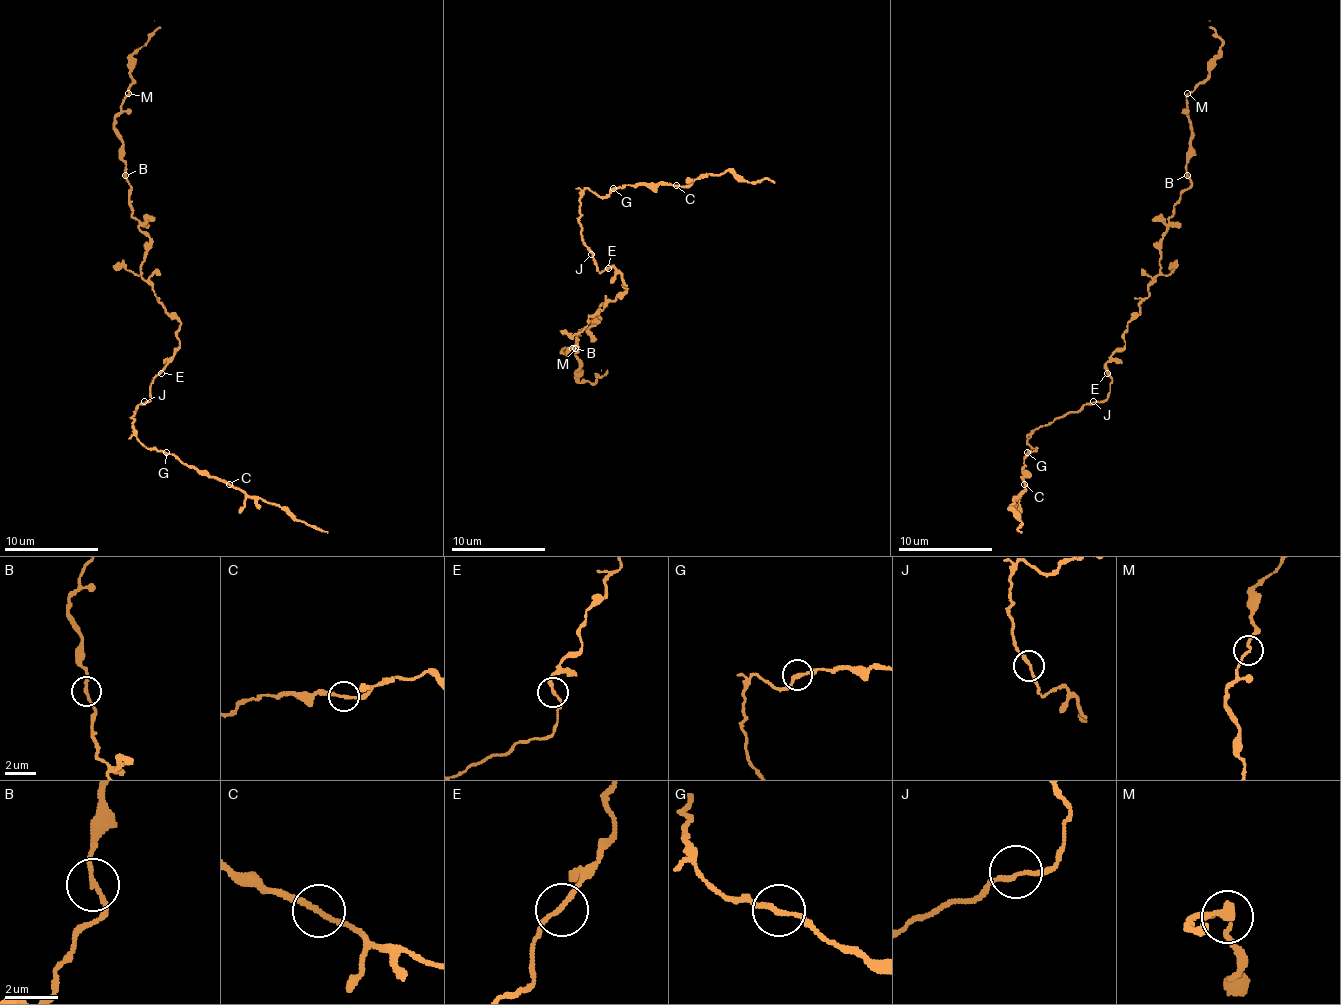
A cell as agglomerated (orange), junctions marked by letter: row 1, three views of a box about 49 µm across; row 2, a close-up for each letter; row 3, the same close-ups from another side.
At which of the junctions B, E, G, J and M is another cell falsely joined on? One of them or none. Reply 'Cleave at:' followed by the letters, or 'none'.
Cleave at: none

